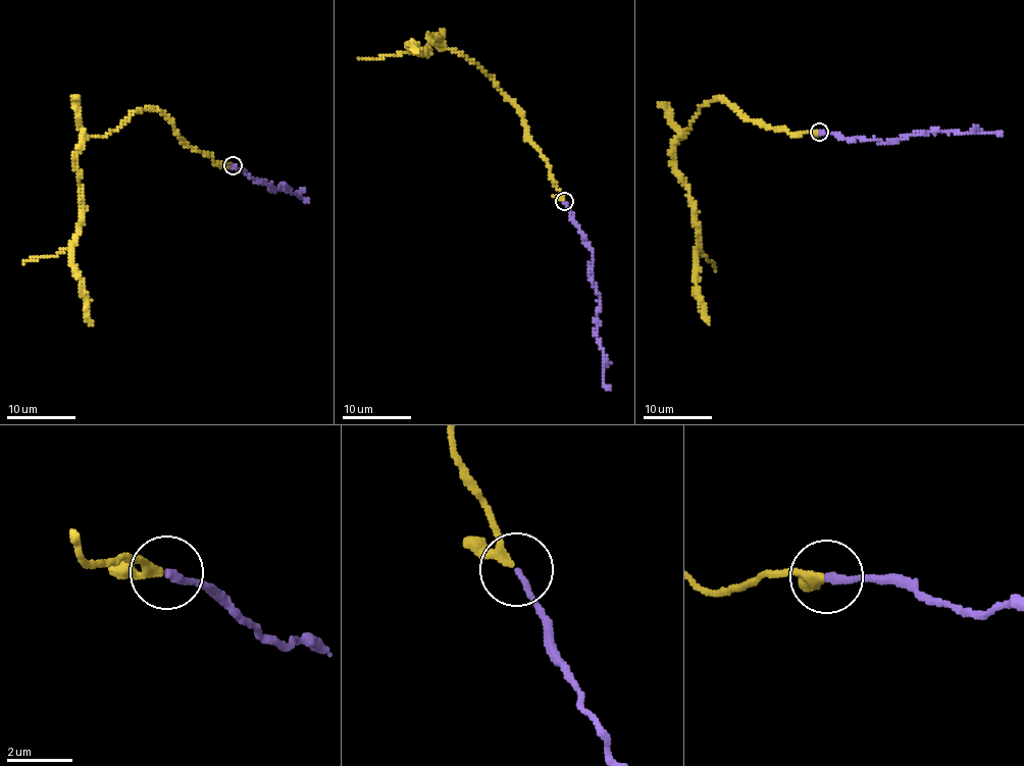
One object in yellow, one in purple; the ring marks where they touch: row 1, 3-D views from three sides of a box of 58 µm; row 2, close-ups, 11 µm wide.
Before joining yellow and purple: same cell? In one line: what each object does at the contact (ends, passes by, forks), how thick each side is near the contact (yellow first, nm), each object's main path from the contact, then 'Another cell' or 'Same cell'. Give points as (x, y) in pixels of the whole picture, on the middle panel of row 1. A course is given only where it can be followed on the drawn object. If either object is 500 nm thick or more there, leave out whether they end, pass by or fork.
At the ring yellow passes by. At the ring purple ends. Thickness 200 nm (yellow) against 200 nm. Course of yellow: (564, 200), (522, 114), (495, 80), (439, 41), (429, 39), (425, 51), (407, 45), (418, 51). Course of purple: (564, 202), (592, 251), (590, 274), (599, 296), (596, 335), (604, 351), (604, 384), (610, 390). Same cell

